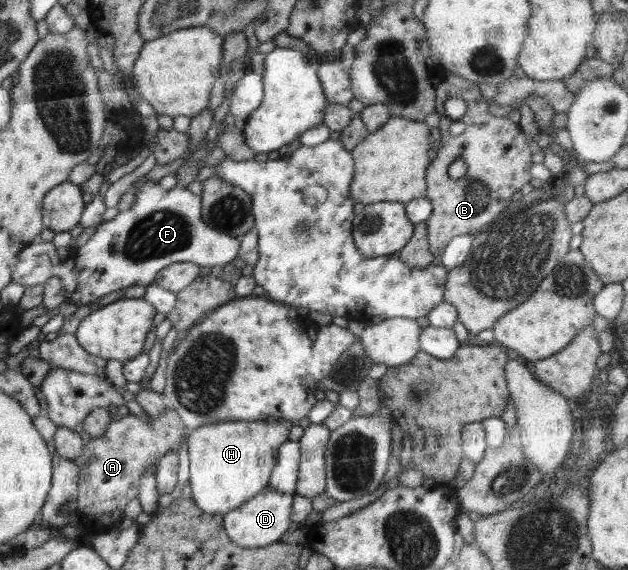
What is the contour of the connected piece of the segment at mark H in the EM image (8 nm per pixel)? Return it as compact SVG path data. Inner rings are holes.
M297 421L217 422L190 430L187 447L192 500L205 514L227 514L268 485L279 448Z

